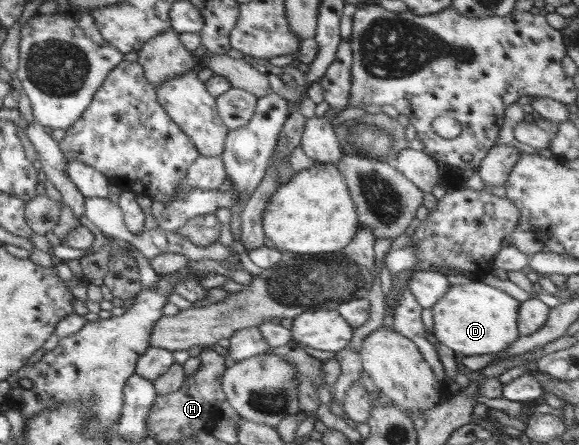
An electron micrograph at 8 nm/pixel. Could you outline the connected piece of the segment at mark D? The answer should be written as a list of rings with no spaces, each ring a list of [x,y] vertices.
[[[476,279],[468,284],[453,285],[433,305],[433,333],[438,342],[456,354],[499,354],[517,340],[520,302],[503,290]]]

